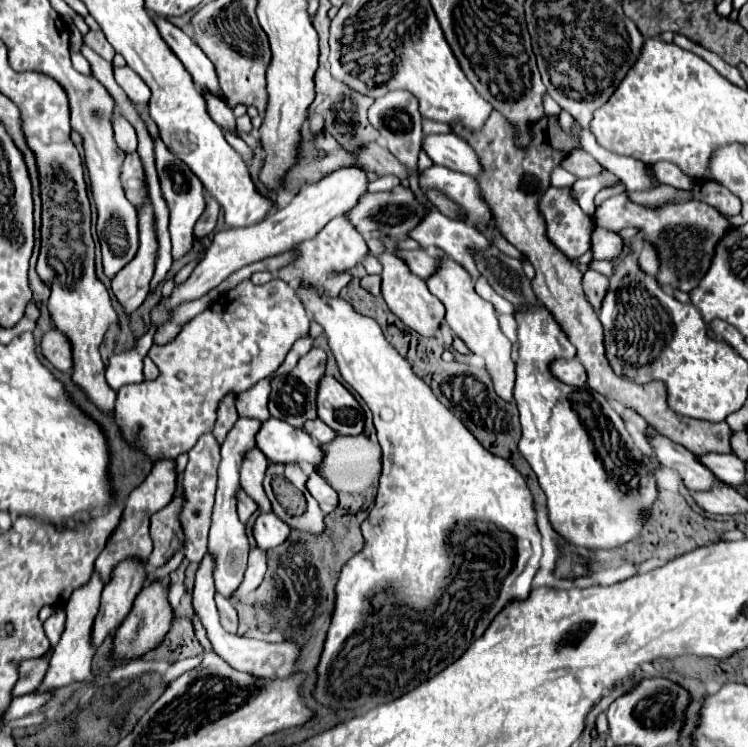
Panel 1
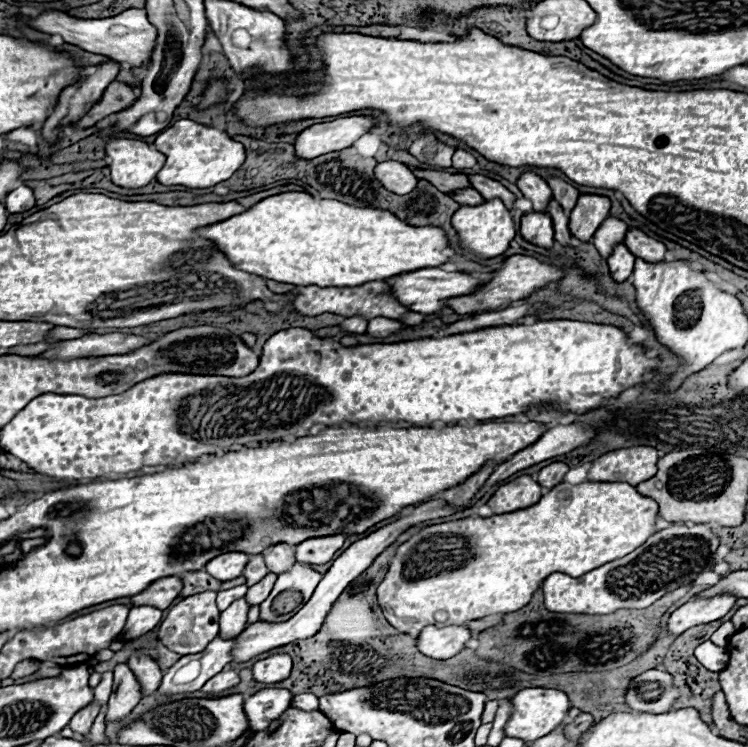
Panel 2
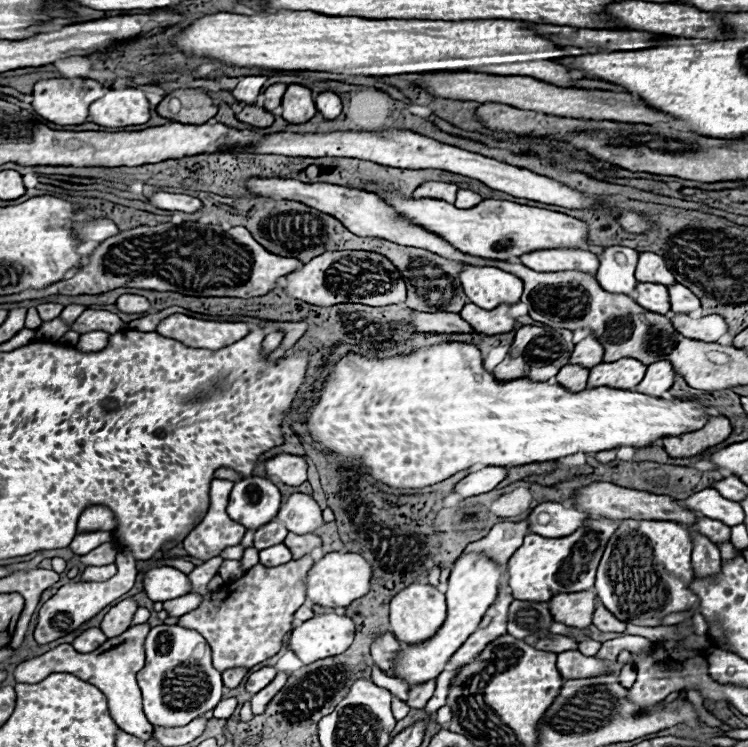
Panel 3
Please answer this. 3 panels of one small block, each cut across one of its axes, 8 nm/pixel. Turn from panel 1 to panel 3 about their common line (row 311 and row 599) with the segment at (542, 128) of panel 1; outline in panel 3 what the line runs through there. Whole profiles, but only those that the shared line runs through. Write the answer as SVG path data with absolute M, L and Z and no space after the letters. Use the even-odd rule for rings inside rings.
M592 590L584 592L560 592L548 600L550 614L556 622L564 622L566 626L586 628L592 624L596 594Z

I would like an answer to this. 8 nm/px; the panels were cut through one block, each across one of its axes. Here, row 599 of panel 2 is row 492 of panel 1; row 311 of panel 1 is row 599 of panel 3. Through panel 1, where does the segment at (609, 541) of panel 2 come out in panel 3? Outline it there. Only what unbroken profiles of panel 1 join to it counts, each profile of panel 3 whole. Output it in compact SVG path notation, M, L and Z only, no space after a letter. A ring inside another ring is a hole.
M328 552L324 558L314 562L314 566L306 574L306 598L324 608L348 606L354 600L362 598L370 590L372 566L354 552Z

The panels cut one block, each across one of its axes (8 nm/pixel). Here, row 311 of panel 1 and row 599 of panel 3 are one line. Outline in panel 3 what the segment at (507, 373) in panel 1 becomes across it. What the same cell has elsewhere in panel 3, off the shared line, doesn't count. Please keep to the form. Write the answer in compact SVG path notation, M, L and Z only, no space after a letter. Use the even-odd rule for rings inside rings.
M464 554L464 556L460 556L454 562L450 578L448 578L448 590L446 590L448 616L446 616L444 624L426 642L422 642L422 644L410 644L410 646L406 644L404 648L400 648L398 654L396 654L396 658L394 658L392 674L396 674L396 678L408 682L410 688L418 686L418 684L424 684L426 680L434 680L444 670L444 666L448 664L448 660L452 658L452 654L478 628L482 616L486 614L486 610L496 600L500 576L502 576L500 566L496 566L490 558L486 558L482 554Z

